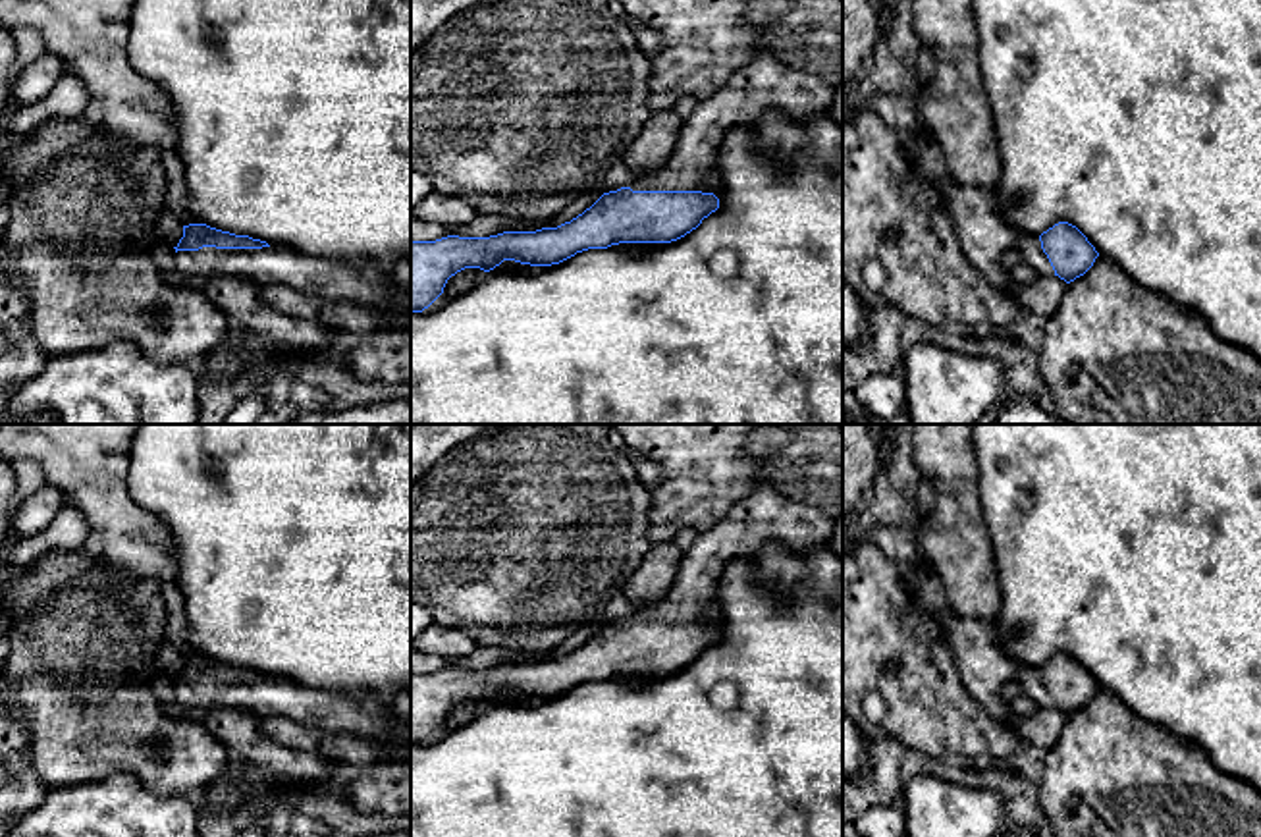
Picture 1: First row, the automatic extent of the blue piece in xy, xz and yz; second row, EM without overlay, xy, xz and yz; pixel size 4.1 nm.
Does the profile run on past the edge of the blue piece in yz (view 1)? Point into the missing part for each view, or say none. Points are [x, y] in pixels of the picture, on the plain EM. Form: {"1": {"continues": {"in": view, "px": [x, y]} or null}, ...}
{"1": {"continues": {"in": "yz", "px": [1028, 679]}}}

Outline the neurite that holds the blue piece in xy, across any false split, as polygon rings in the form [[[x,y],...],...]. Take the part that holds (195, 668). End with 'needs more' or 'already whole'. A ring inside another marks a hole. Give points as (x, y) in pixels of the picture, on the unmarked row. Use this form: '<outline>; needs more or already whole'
[[[206,656],[183,658],[183,669],[174,681],[177,702],[195,716],[212,708],[235,708],[256,717],[282,716],[355,739],[378,739],[393,721],[393,704],[382,702],[374,692],[355,696],[316,690]]]; needs more

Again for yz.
[[[1068,654],[1055,656],[1039,669],[1022,665],[1014,683],[1037,708],[1059,708],[1066,716],[1084,708],[1099,688],[1087,669]]]; needs more

